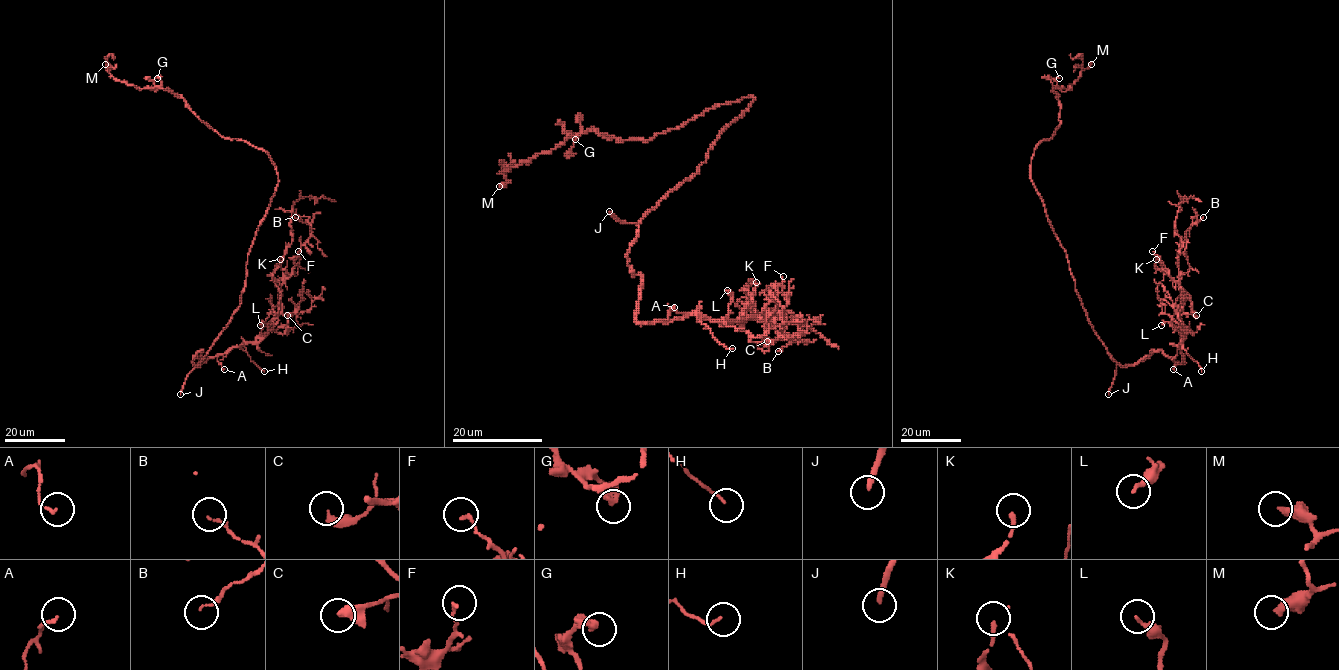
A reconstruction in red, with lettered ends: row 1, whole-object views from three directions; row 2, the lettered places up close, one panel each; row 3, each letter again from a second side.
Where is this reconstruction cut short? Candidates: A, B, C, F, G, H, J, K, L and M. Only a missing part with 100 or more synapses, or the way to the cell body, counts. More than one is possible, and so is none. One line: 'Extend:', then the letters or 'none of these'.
Extend: J

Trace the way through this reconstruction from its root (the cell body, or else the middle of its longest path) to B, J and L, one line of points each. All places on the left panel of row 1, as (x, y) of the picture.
B: (234, 311), (195, 365), (198, 352), (205, 362), (266, 333), (310, 236), (295, 217)
J: (234, 311), (203, 360), (188, 374), (180, 394)
L: (234, 311), (201, 365), (195, 365), (198, 352), (198, 363), (205, 362), (252, 342), (264, 322), (260, 325)

